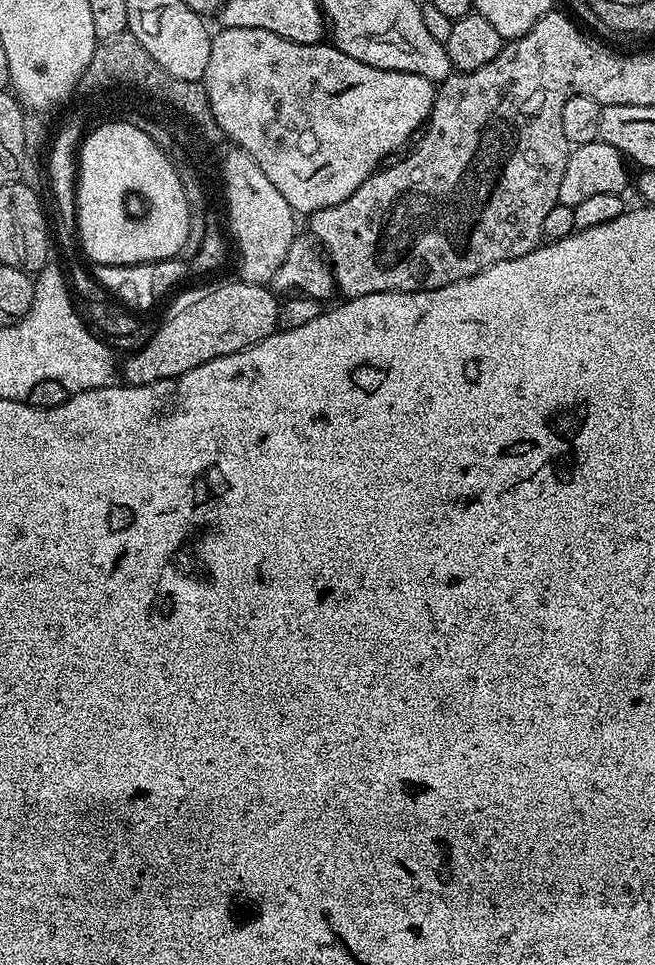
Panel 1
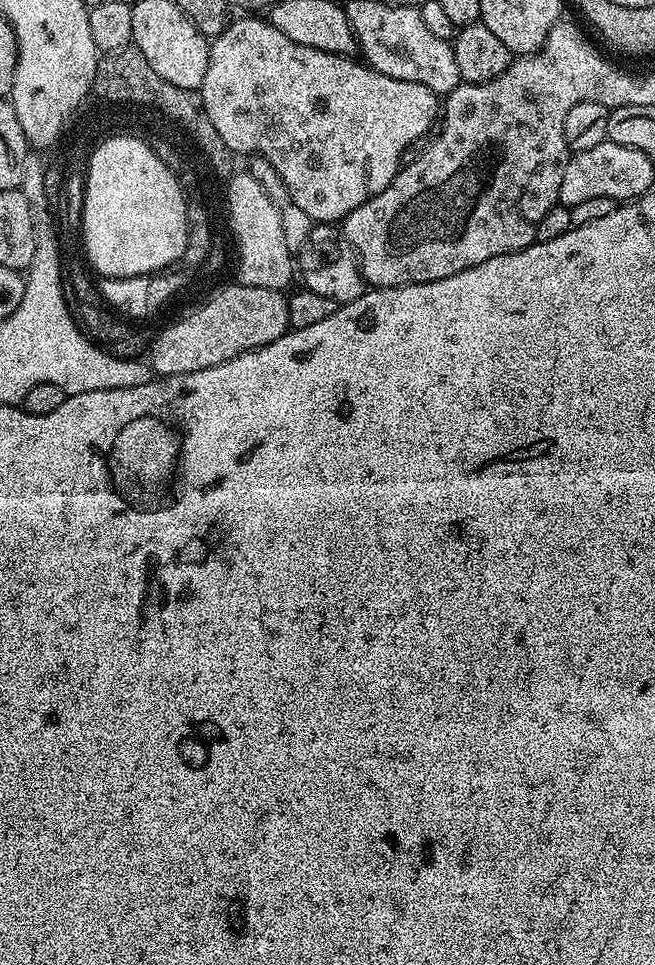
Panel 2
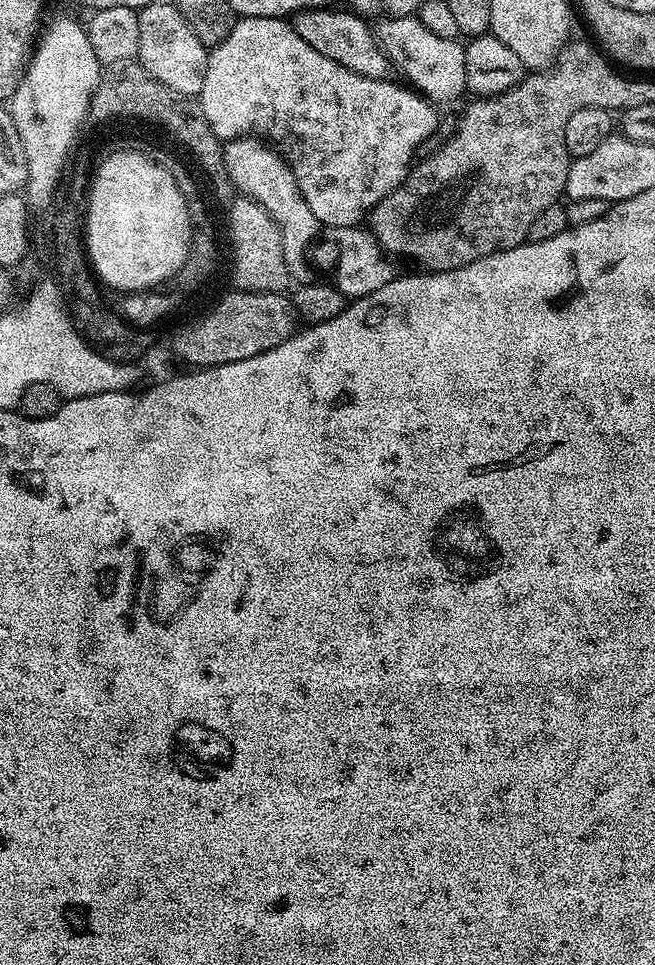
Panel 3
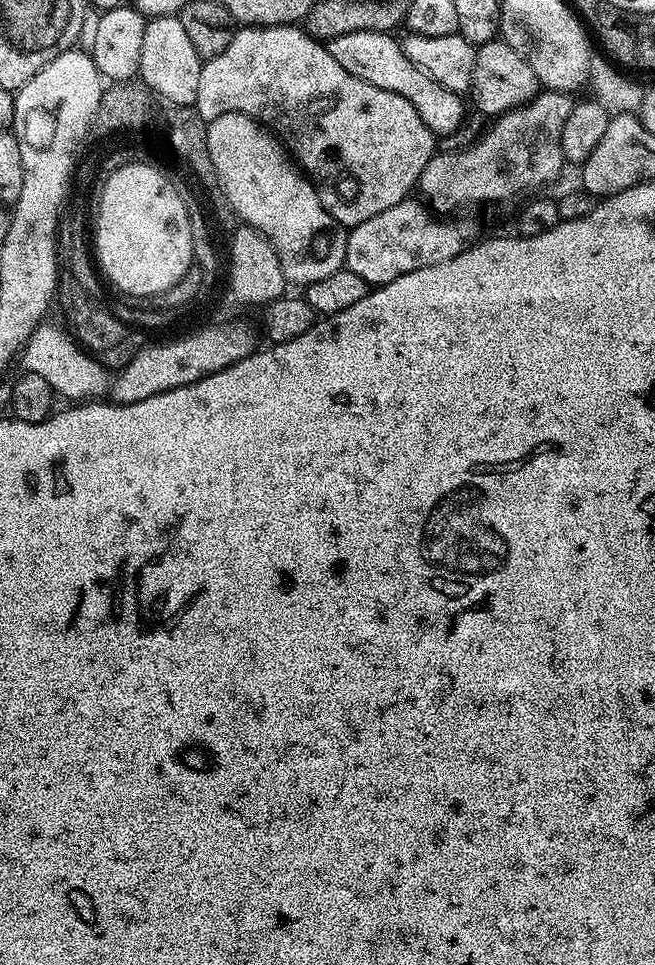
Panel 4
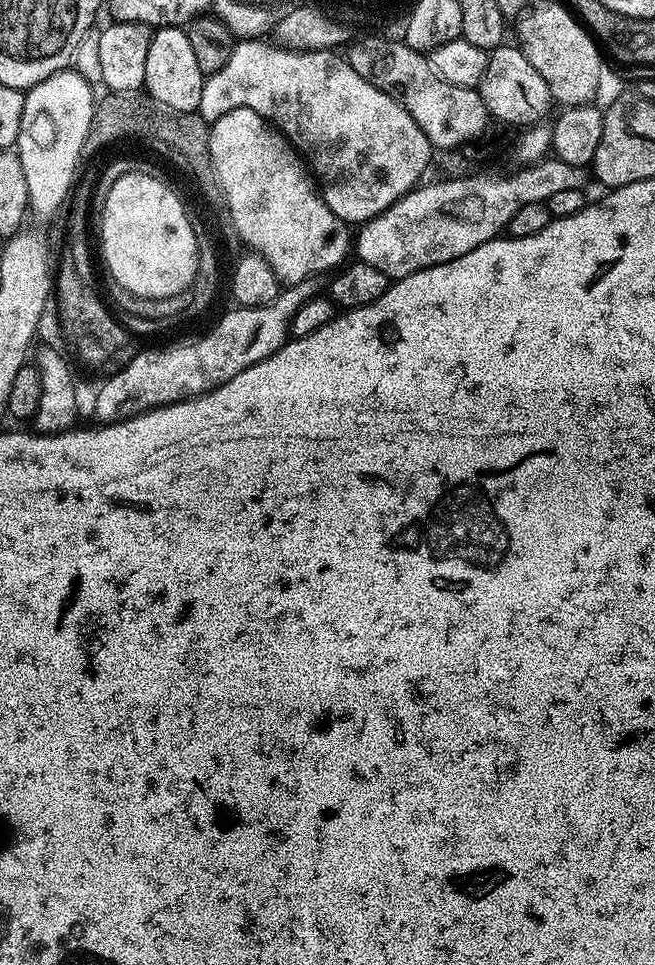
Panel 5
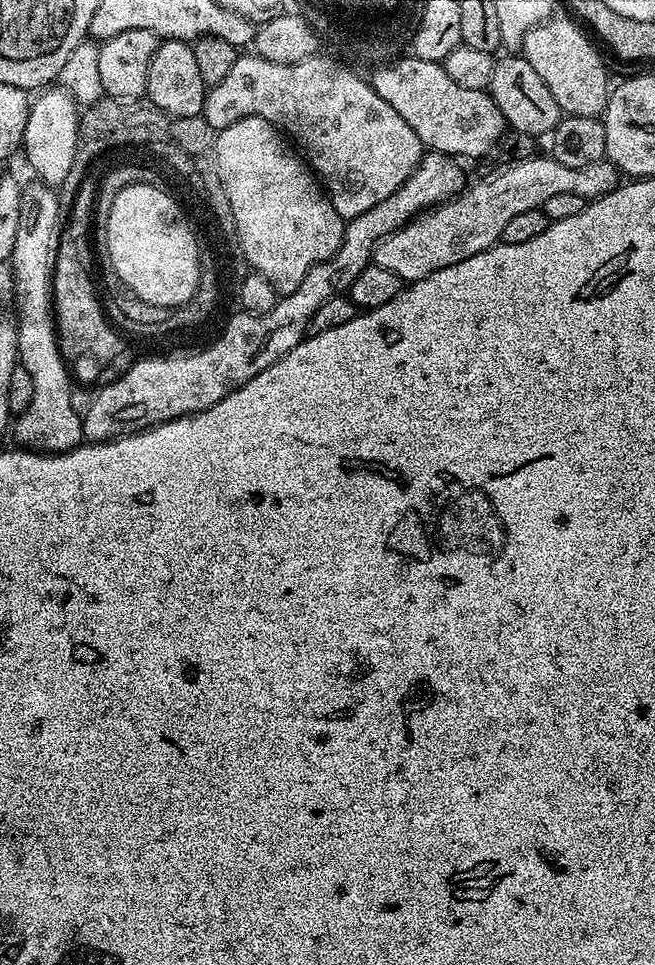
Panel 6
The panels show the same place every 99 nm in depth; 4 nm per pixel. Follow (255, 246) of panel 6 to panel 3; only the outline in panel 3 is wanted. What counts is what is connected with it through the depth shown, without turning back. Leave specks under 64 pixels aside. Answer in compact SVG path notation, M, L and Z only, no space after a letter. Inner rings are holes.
M242 136L241 144L233 144L232 148L229 149L228 166L232 169L232 176L236 178L236 183L240 184L244 191L250 192L253 196L256 196L256 199L260 199L272 221L279 226L282 234L282 250L284 251L289 273L295 279L297 276L297 281L307 281L309 279L308 247L311 246L316 231L321 231L322 225L319 220L314 218L314 210L310 210L310 206L306 206L306 198L302 198L302 190L298 190L298 182L294 178L292 167L289 166L288 161L280 155L275 147L269 146L263 139Z

